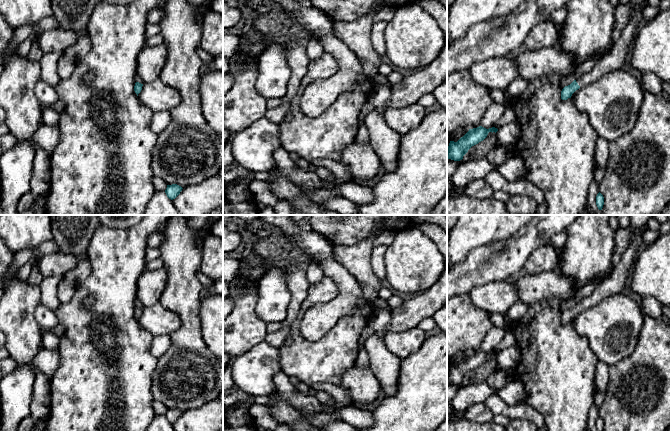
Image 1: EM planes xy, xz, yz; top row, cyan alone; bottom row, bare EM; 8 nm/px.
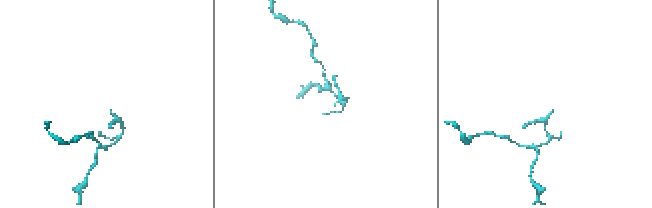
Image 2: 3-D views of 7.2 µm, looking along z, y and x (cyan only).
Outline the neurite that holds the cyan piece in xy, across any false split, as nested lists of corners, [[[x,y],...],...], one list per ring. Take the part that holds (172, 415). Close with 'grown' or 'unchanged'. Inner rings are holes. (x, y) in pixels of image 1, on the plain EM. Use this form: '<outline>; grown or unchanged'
[[[177,408],[167,409],[165,417],[169,423],[173,424],[180,418],[182,413],[183,412]]]; unchanged

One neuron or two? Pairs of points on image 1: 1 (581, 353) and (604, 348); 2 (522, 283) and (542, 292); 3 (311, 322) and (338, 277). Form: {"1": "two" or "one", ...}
{"1": "two", "2": "one", "3": "one"}

